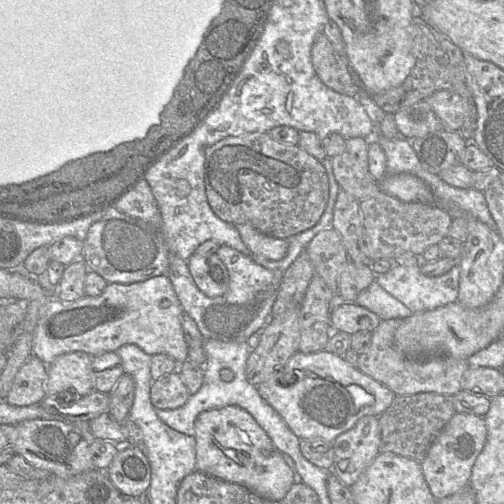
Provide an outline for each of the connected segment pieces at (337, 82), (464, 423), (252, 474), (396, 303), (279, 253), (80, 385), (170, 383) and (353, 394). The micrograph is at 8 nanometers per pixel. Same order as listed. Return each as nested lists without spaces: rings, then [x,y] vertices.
[[[324,33],[318,34],[314,40],[311,60],[323,84],[340,94],[356,97],[357,86],[350,74],[347,59],[334,49]]]
[[[455,413],[429,447],[420,462],[426,483],[436,500],[450,496],[469,485],[471,470],[487,436],[484,417]]]
[[[229,405],[201,412],[194,424],[195,470],[241,484],[260,497],[278,501],[293,484],[293,471],[256,420],[243,408]]]
[[[376,280],[357,296],[354,303],[375,313],[381,321],[412,315],[409,308],[384,290]]]
[[[250,224],[234,225],[244,244],[255,254],[269,260],[281,260],[288,251],[288,242],[283,238],[266,235]]]
[[[84,351],[59,355],[47,365],[46,396],[64,391],[80,396],[94,391],[93,356]]]
[[[177,370],[153,380],[150,400],[157,409],[176,409],[183,406],[190,393]]]
[[[326,349],[313,353],[297,351],[281,370],[276,370],[270,378],[256,387],[259,395],[282,417],[299,439],[322,439],[327,442],[333,442],[363,416],[379,417],[391,405],[395,396],[388,387],[350,365],[343,356]]]

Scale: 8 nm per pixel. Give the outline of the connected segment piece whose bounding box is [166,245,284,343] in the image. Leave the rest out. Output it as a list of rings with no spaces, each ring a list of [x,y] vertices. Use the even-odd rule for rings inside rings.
[[[221,245],[216,254],[229,273],[226,292],[218,297],[206,296],[196,285],[187,260],[170,254],[167,276],[180,301],[183,312],[196,323],[204,340],[222,342],[246,342],[255,332],[261,330],[271,317],[284,272],[262,267],[251,258],[227,245]]]

